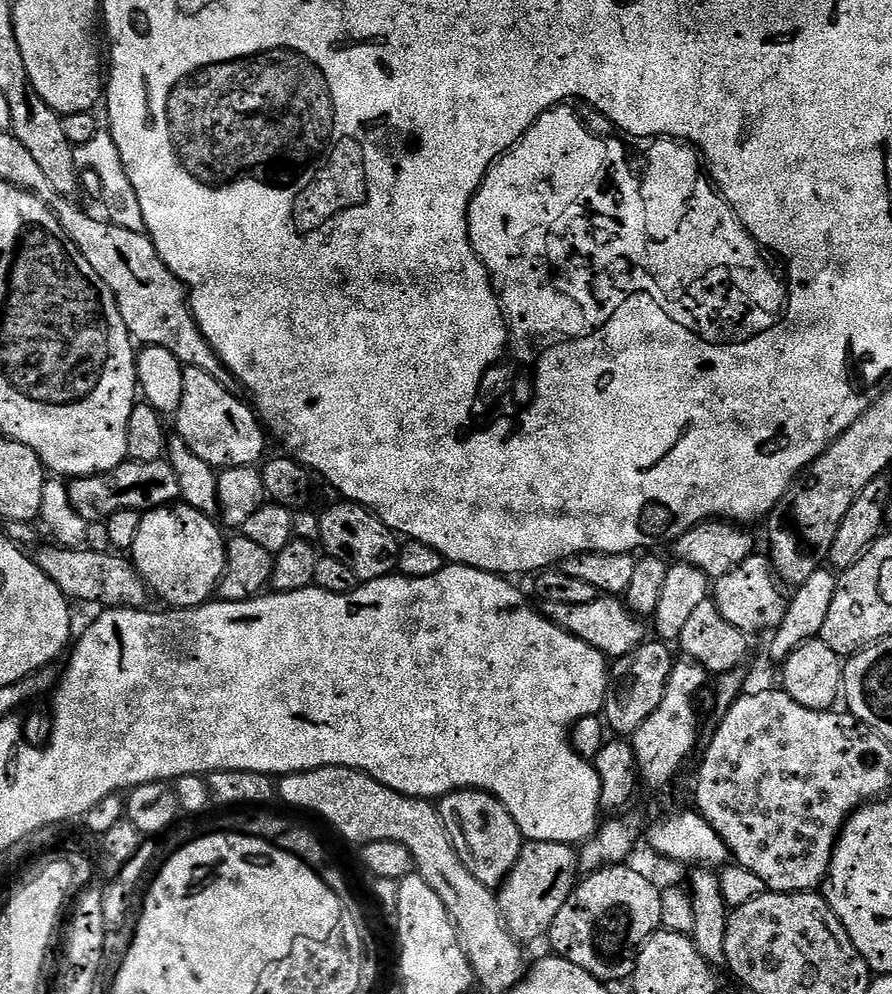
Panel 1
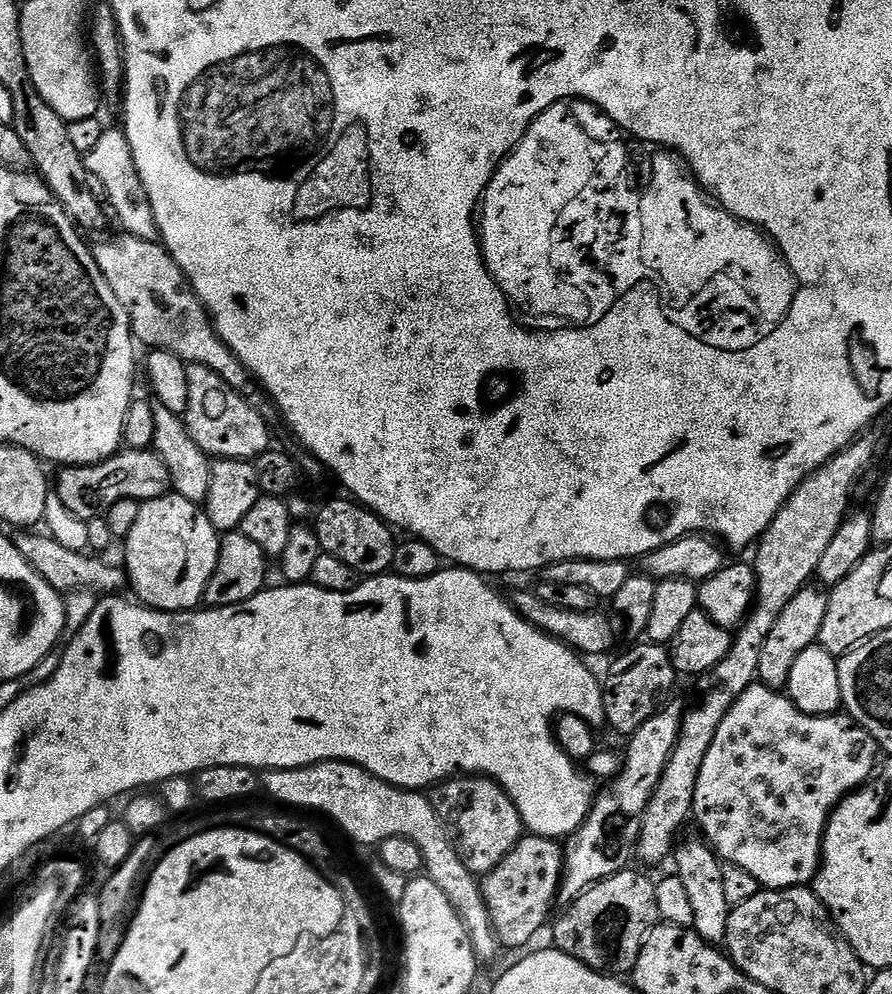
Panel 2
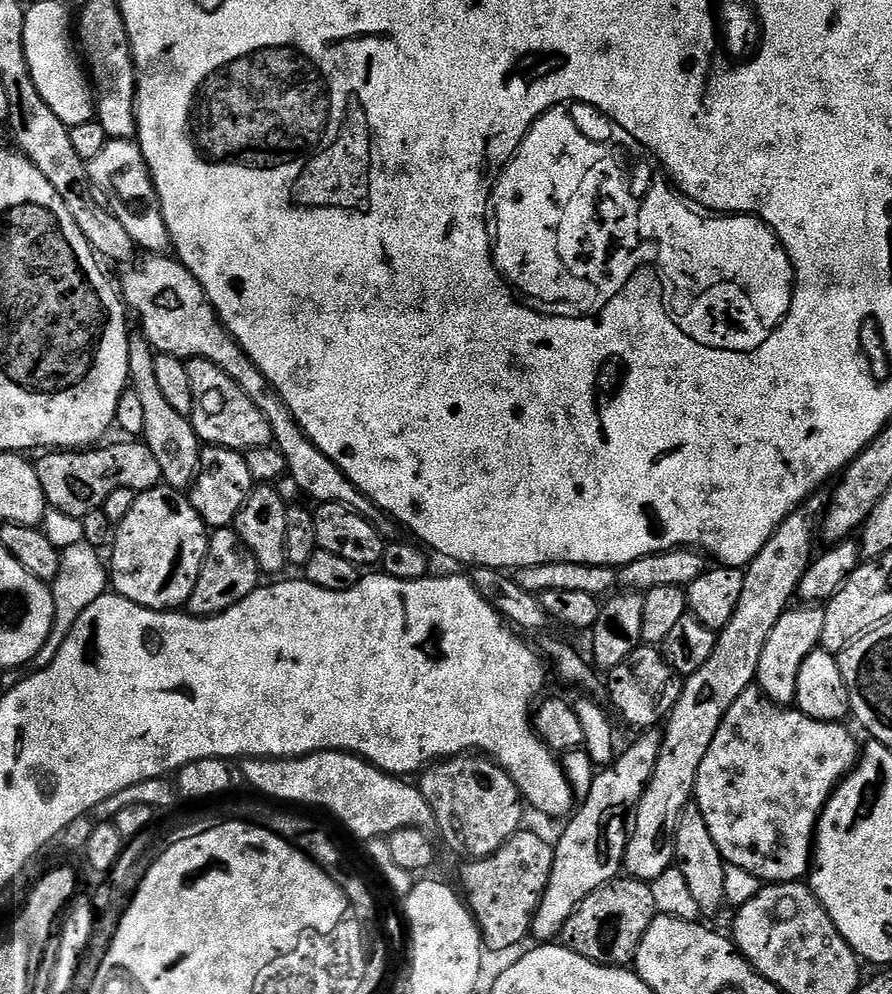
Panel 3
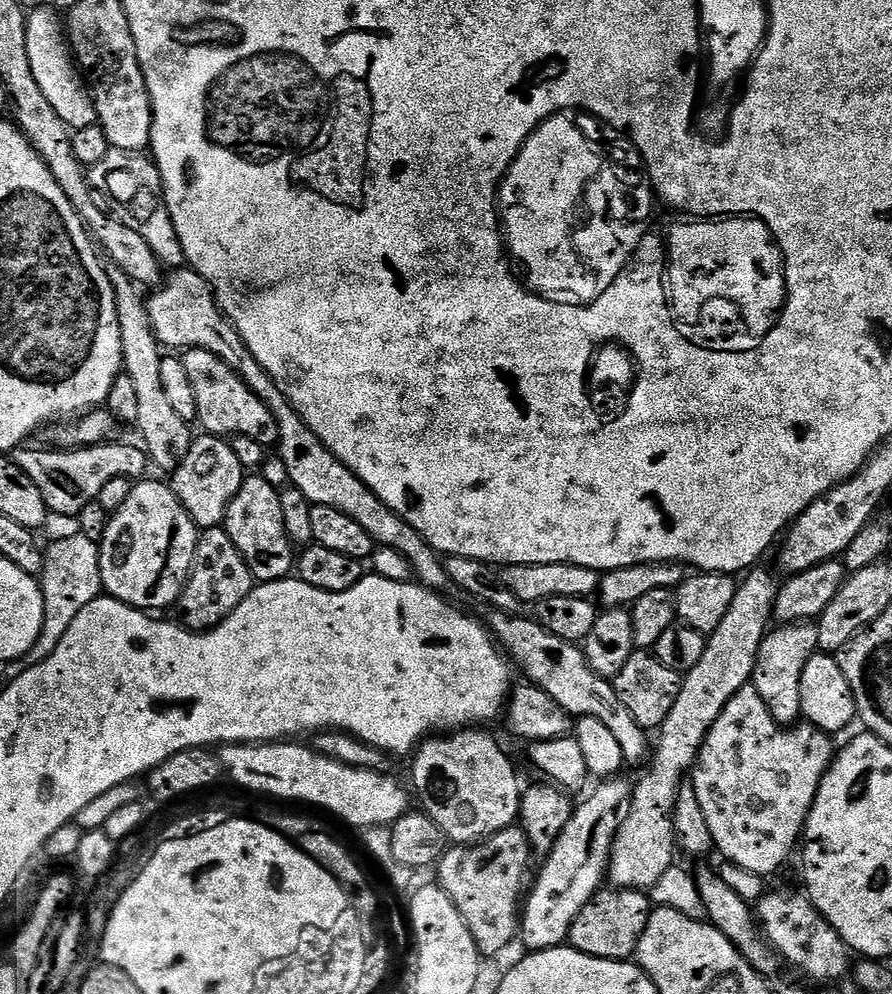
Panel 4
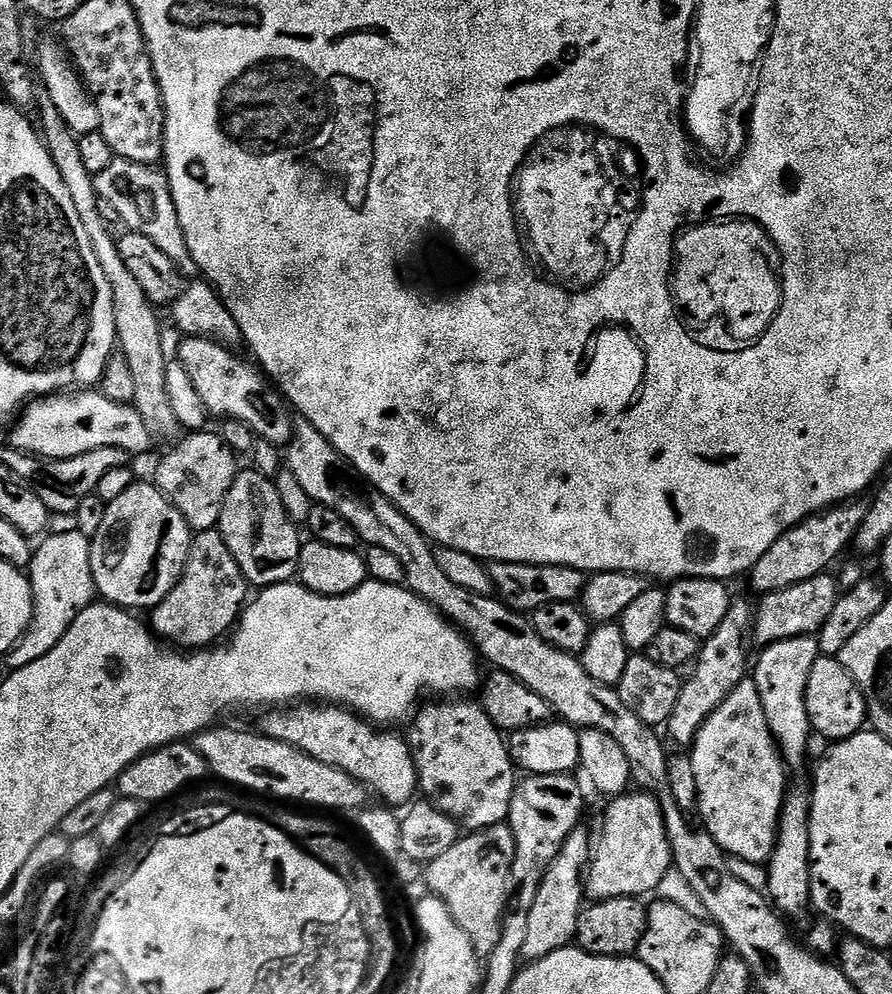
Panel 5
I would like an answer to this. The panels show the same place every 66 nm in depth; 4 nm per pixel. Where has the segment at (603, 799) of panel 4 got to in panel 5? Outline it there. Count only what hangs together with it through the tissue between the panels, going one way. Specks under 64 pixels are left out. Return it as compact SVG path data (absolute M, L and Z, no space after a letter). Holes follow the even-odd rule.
M578 827L569 834L558 858L554 858L554 862L546 870L542 886L538 886L538 898L534 898L534 907L530 909L530 918L526 921L525 961L546 958L546 954L569 947L576 939L578 918L586 900L586 869L593 846L590 836L588 840L586 828Z

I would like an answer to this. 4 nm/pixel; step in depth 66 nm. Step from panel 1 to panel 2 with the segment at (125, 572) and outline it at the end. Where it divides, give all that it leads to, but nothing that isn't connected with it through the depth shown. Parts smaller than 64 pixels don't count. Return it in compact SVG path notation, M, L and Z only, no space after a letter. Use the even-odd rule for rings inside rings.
M20 530L15 533L14 543L16 549L22 554L22 558L26 562L30 562L30 566L36 573L44 579L49 586L55 588L61 594L73 593L77 590L91 590L96 594L116 594L121 590L120 587L125 587L126 573L123 567L112 564L107 564L104 558L96 554L89 554L87 551L75 552L74 550L66 550L66 546L60 545L54 537L45 534L40 530Z

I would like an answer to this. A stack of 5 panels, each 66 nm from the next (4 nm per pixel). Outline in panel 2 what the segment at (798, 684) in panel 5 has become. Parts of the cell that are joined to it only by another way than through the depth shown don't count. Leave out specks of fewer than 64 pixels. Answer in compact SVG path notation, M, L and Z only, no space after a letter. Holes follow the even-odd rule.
M805 586L801 592L794 594L794 598L790 598L790 602L786 602L786 610L778 614L778 622L774 622L774 630L770 630L770 638L766 638L766 643L762 645L762 650L758 654L756 675L759 683L767 688L787 689L790 669L794 667L798 654L802 654L802 650L806 650L820 639L822 621L826 618L828 592L819 587L816 587L817 589L812 587Z

